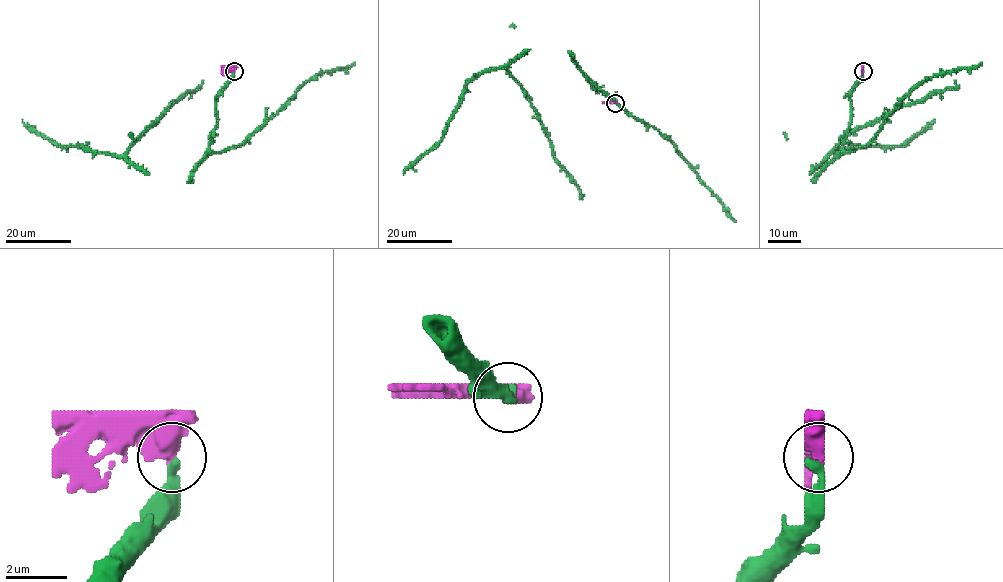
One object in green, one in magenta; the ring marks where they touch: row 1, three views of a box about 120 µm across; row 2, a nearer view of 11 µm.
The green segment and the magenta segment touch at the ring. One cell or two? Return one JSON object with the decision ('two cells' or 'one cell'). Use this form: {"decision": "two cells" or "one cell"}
{"decision": "two cells"}

